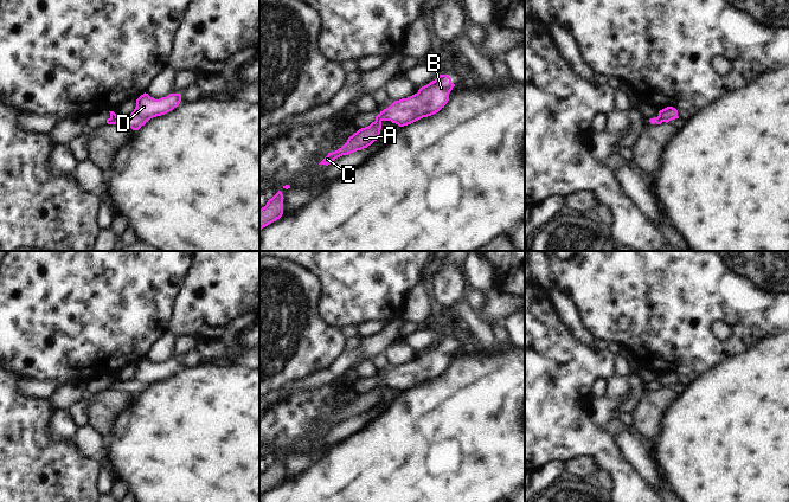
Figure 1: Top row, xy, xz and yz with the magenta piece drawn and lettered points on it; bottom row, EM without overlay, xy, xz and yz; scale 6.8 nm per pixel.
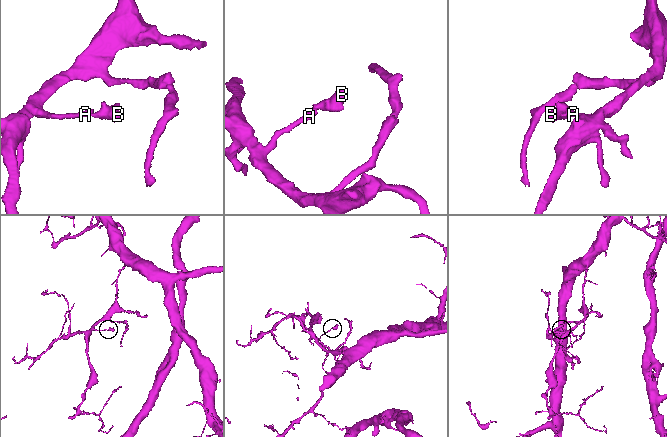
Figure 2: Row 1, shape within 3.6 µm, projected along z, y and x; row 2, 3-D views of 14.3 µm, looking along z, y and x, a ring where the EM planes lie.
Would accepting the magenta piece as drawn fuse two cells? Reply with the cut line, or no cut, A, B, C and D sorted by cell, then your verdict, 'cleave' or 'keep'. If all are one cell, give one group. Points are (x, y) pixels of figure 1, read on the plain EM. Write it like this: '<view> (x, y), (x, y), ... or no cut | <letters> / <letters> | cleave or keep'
xz (376, 385), (380, 386) | A C / B D | cleave

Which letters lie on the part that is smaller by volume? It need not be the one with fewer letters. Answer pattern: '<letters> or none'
B, D

